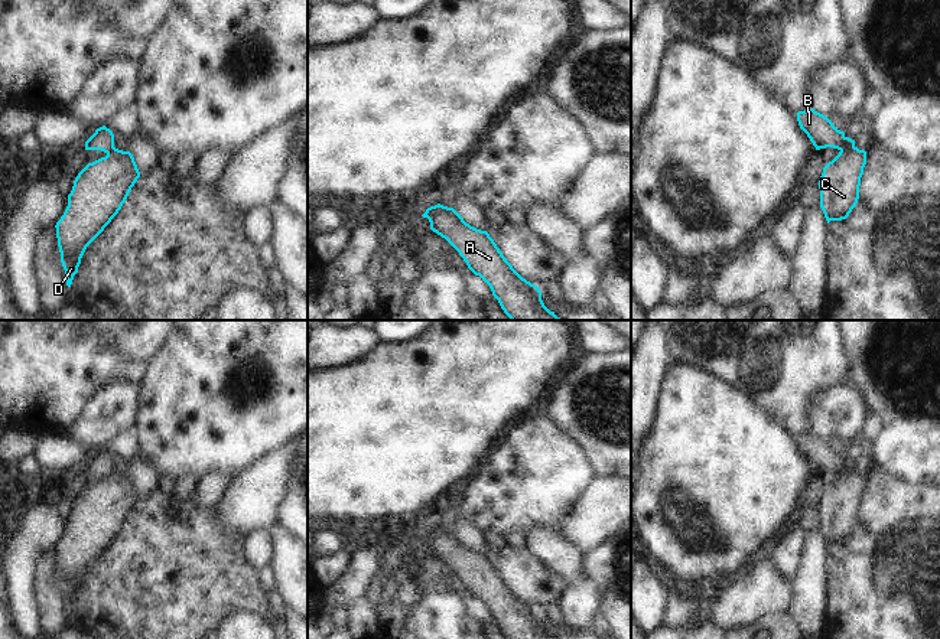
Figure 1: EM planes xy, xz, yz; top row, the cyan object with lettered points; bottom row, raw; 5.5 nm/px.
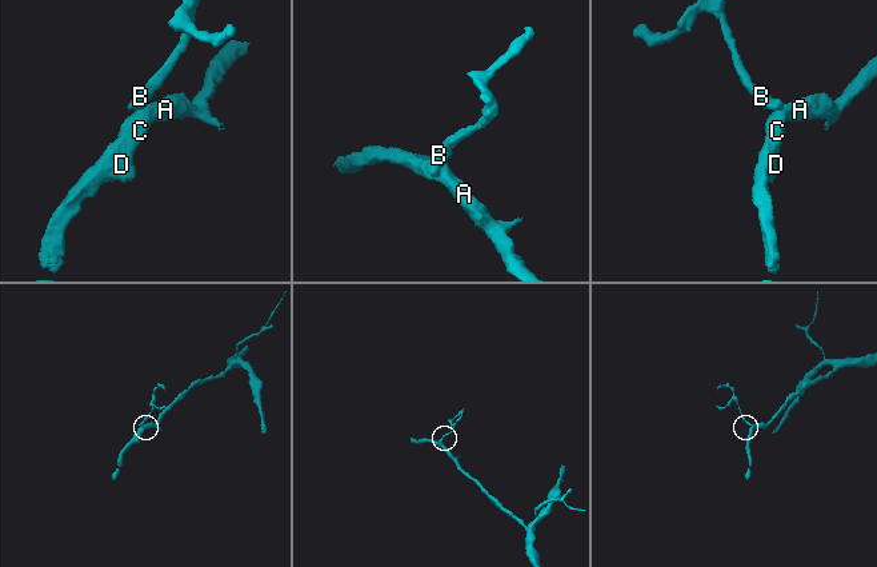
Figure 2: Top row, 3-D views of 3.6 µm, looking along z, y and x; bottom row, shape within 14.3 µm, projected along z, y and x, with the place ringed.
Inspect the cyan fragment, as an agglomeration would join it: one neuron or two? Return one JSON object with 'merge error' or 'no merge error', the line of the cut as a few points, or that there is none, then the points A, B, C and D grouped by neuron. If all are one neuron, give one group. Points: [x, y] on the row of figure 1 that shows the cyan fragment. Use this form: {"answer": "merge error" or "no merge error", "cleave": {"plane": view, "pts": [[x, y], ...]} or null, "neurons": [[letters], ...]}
{"answer": "merge error", "cleave": {"plane": "yz", "pts": [[854, 146], [841, 150]]}, "neurons": [["A", "C", "D"], ["B"]]}

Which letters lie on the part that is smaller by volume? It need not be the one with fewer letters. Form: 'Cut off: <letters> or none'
Cut off: B.

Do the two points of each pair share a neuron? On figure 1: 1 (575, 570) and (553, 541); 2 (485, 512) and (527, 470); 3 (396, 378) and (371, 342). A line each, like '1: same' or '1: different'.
1: same
2: same
3: different

